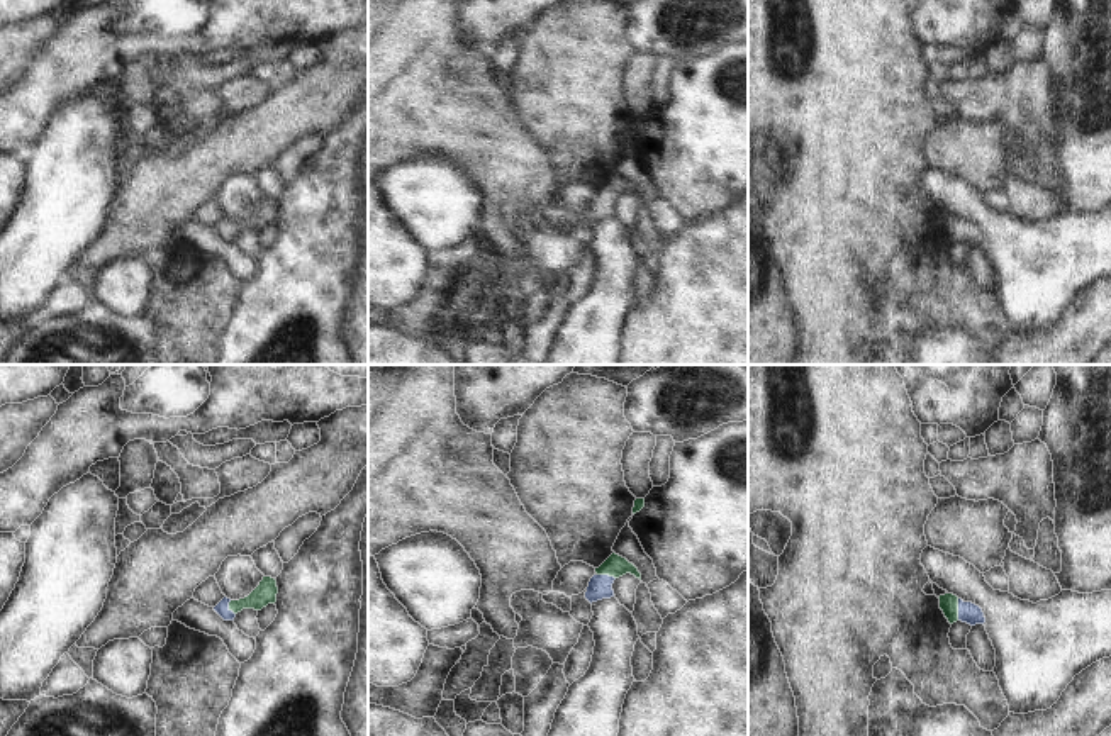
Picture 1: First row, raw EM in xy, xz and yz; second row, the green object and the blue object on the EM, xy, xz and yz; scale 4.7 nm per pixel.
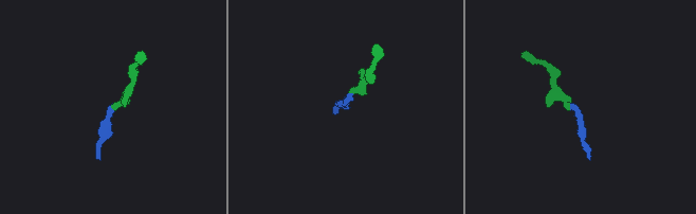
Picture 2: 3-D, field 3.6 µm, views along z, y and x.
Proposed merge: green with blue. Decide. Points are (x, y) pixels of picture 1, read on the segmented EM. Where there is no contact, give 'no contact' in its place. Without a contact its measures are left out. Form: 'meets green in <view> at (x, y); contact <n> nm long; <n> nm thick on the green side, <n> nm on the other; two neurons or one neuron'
meets green in yz at (957, 609); contact 100 nm long; 90 nm thick on the green side, 100 nm on the other; one neuron

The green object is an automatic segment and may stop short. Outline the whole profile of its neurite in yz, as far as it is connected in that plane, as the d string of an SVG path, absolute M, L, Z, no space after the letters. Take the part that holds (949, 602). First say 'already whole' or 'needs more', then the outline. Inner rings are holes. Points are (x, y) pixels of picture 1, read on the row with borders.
needs more; M953 594L940 595L940 609L943 611L945 617L950 624L962 621L970 626L984 624L985 617L979 605L972 602L963 602Z

